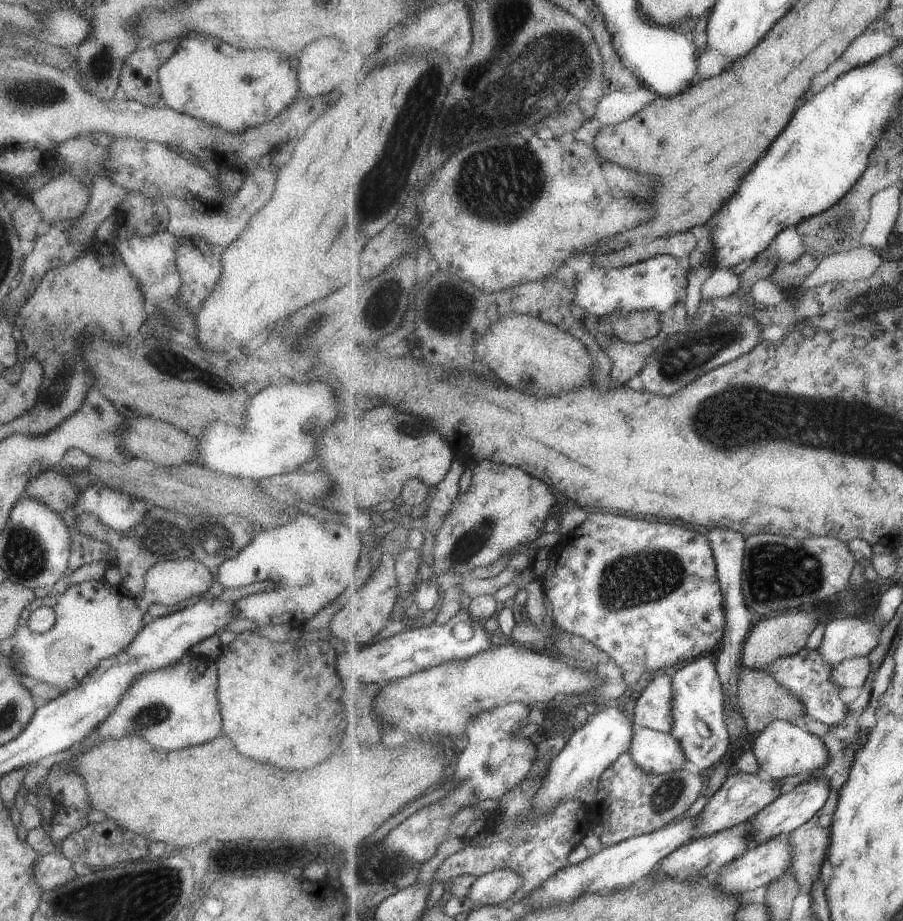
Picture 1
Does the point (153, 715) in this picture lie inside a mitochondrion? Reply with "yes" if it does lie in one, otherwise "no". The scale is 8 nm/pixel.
yes

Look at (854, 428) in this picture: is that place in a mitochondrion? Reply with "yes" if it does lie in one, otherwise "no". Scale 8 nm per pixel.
yes

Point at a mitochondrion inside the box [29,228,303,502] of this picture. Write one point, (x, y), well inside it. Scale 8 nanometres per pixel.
(55, 393)

